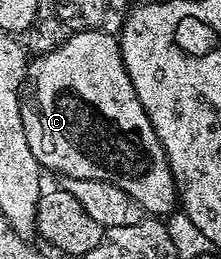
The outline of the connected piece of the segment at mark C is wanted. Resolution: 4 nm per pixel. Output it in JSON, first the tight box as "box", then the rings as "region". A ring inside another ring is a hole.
{"box":[21,30,177,216],"region":[[[82,30],[70,34],[55,50],[32,57],[21,101],[25,140],[29,140],[29,148],[33,148],[33,156],[37,156],[44,171],[56,170],[64,179],[105,180],[117,184],[117,188],[129,192],[151,216],[167,216],[176,209],[177,191],[167,153],[161,148],[161,140],[157,140],[157,132],[145,108],[141,108],[141,100],[137,100],[137,92],[133,92],[133,80],[129,80],[129,72],[125,72],[116,35]]]}

